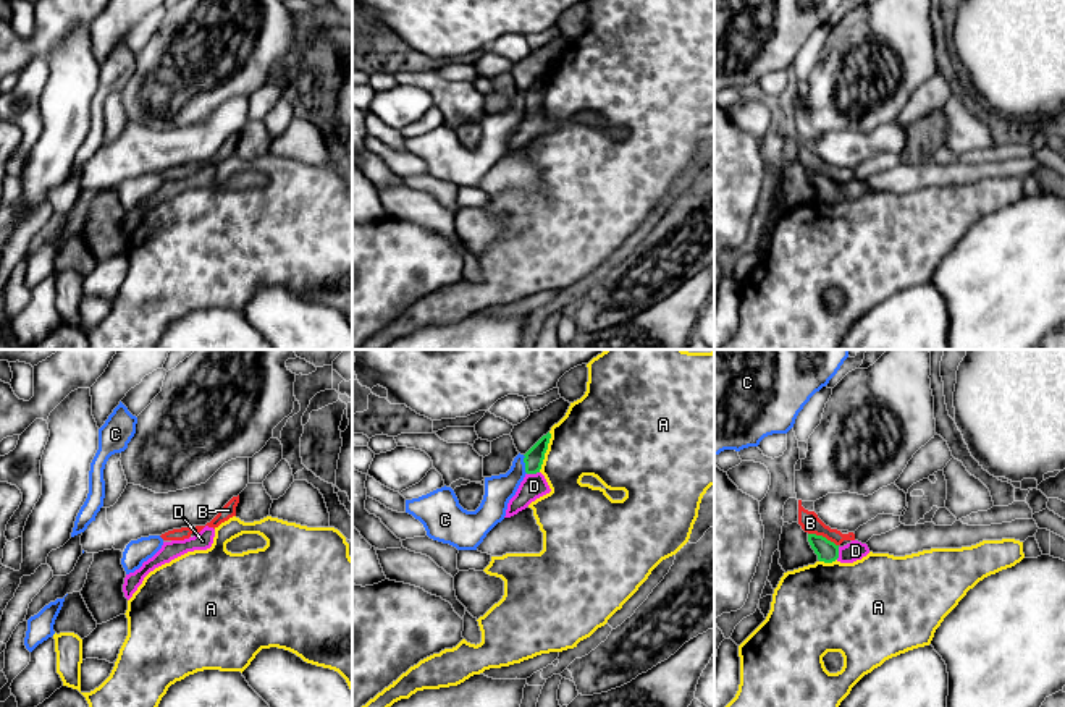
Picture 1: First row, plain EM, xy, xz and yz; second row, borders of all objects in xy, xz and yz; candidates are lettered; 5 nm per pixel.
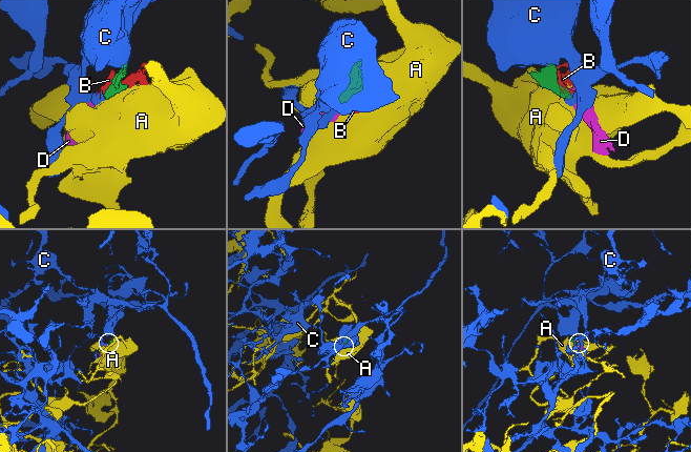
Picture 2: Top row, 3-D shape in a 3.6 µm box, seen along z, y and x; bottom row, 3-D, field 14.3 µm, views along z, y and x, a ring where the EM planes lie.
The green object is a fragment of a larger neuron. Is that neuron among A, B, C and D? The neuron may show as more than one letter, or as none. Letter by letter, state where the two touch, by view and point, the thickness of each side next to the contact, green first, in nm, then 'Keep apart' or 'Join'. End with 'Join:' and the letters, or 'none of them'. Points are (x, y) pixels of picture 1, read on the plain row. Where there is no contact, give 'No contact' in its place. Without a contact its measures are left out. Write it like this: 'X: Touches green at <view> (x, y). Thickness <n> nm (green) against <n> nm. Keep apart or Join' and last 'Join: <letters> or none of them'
A: Touches green at xz (545, 89). Thickness 100 nm (green) against 360 nm. Keep apart
B: Touches green at yz (821, 173). Thickness 110 nm (green) against 100 nm. Keep apart
C: Touches green at xz (526, 102). Thickness 100 nm (green) against 140 nm. Keep apart
D: Touches green at xz (532, 110). Thickness 100 nm (green) against 130 nm. Join
Join: D

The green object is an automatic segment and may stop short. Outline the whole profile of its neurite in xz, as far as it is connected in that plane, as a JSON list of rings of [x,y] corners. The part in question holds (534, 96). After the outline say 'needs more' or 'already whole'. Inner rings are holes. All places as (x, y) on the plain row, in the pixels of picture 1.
[[[551,71],[543,73],[524,94],[525,115],[516,133],[509,138],[506,154],[511,155],[525,147],[532,139],[551,129],[545,113],[540,110]]] | needs more

